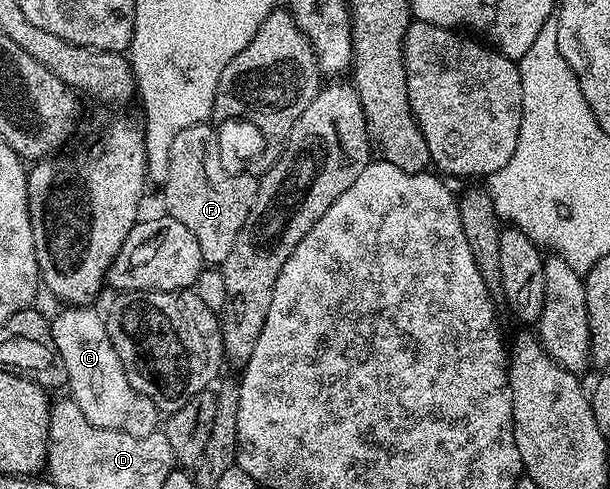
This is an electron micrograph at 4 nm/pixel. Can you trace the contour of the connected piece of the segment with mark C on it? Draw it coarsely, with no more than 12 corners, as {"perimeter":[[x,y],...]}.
{"perimeter":[[102,313],[51,320],[68,395],[91,426],[158,431],[159,409],[131,386]]}

